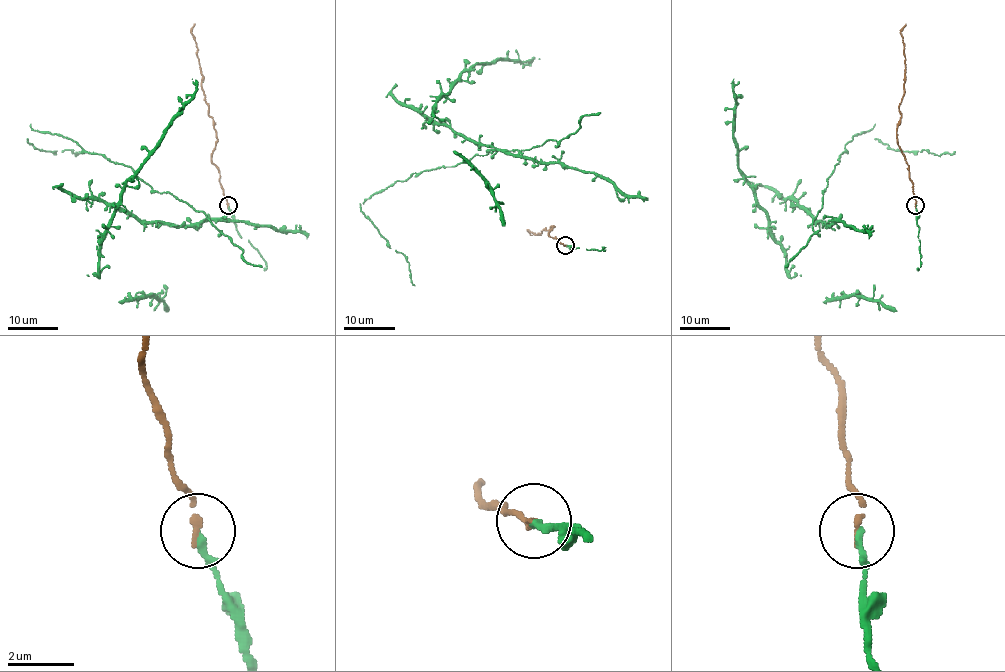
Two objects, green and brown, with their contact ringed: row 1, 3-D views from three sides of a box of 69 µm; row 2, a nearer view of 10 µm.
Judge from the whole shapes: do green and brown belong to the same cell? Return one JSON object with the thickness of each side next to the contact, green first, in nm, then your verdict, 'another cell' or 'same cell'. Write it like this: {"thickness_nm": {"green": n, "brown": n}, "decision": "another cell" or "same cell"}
{"thickness_nm": {"green": 180, "brown": 180}, "decision": "same cell"}

